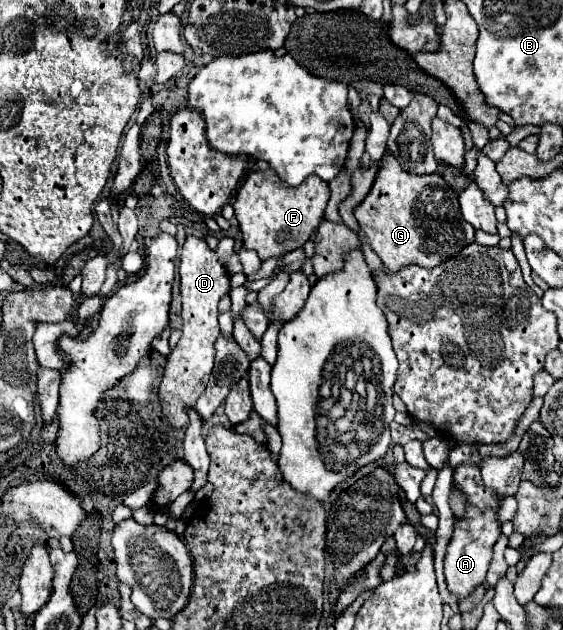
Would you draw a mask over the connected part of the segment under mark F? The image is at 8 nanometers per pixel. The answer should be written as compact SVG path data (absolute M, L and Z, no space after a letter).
M273 169L249 173L233 203L235 217L243 233L243 245L253 249L263 261L299 249L323 221L327 201L329 185L317 175L307 177L299 187L289 187Z

